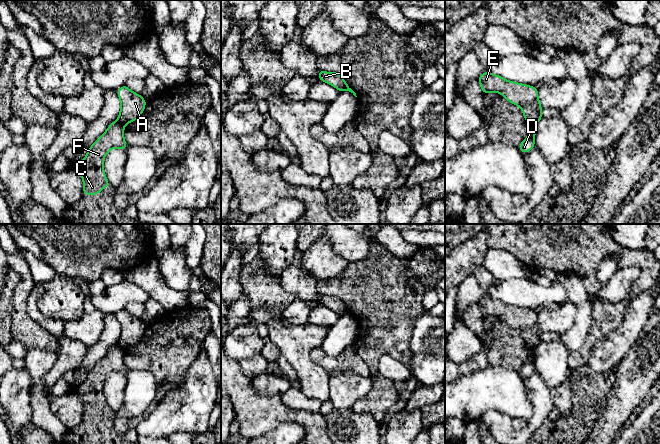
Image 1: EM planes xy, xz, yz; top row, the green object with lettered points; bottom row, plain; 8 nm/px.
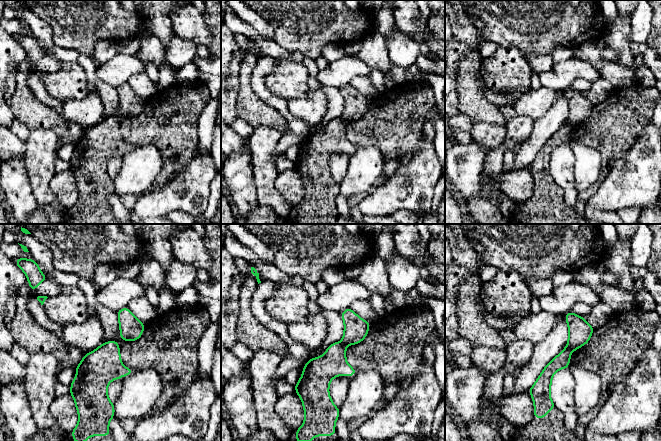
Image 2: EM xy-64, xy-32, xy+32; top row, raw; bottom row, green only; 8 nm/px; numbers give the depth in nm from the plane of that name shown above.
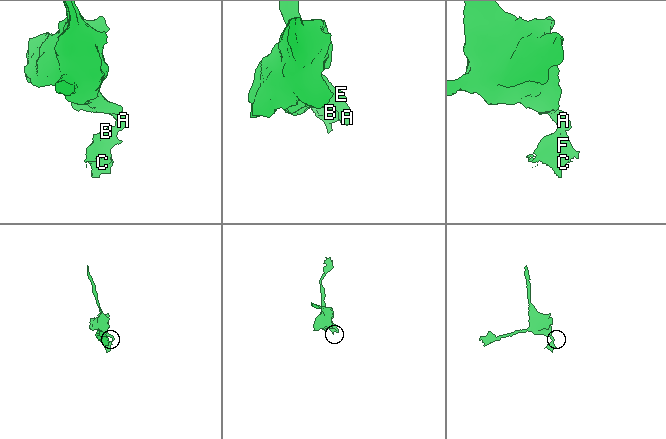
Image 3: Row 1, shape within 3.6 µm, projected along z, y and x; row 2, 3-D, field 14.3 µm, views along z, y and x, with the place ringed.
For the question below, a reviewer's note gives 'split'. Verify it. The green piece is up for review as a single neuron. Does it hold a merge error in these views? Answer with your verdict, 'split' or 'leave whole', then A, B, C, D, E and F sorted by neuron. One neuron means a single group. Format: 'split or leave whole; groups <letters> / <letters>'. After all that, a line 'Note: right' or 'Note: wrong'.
split; groups A E / B C D F
Note: right

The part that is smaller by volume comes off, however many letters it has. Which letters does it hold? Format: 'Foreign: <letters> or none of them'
Foreign: B, C, D, F

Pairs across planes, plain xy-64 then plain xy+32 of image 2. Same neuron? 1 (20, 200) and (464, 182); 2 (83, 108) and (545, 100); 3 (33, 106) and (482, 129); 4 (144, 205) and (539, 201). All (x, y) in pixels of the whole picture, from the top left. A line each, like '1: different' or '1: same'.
1: same
2: same
3: different
4: different

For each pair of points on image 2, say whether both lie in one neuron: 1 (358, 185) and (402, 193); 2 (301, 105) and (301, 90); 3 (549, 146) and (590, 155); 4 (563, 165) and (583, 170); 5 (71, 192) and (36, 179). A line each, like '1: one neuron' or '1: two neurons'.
1: two neurons
2: two neurons
3: two neurons
4: two neurons
5: two neurons

